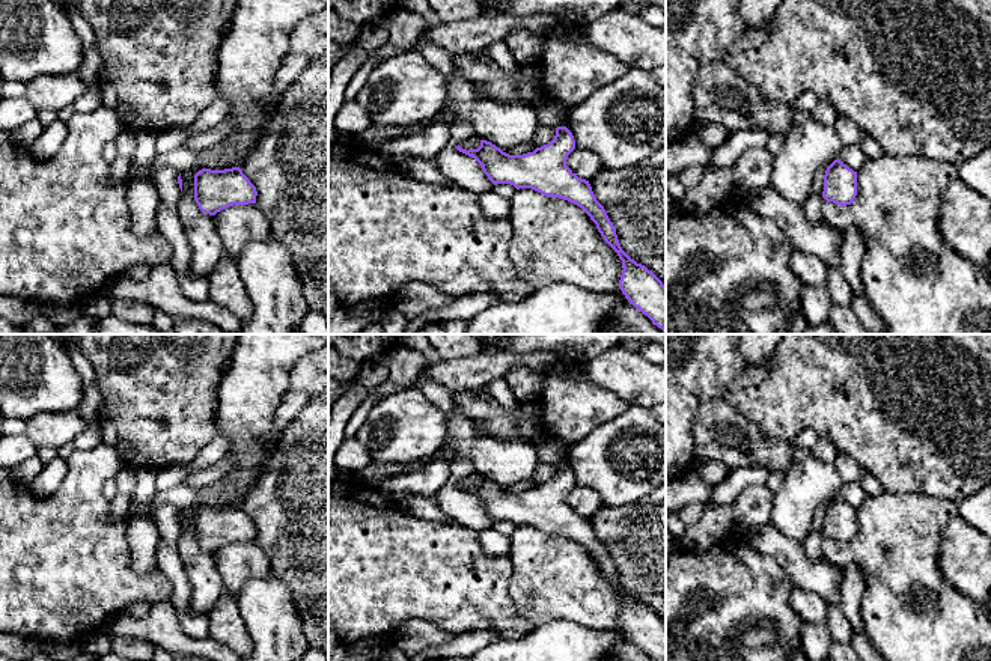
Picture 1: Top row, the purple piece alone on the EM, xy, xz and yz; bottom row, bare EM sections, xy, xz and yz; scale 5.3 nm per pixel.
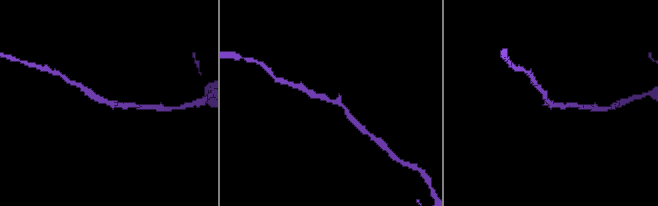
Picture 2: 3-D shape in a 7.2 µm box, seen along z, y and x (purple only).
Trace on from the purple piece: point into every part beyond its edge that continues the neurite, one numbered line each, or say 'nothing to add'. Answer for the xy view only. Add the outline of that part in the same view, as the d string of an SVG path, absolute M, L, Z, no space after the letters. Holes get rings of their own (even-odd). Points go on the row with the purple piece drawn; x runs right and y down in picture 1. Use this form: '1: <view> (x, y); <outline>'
nothing to add

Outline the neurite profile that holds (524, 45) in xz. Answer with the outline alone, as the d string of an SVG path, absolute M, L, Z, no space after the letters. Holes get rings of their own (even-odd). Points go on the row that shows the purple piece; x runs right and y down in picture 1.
M515 29L506 36L505 42L518 66L523 66L527 63L535 63L542 51L545 38L538 36L526 29Z

